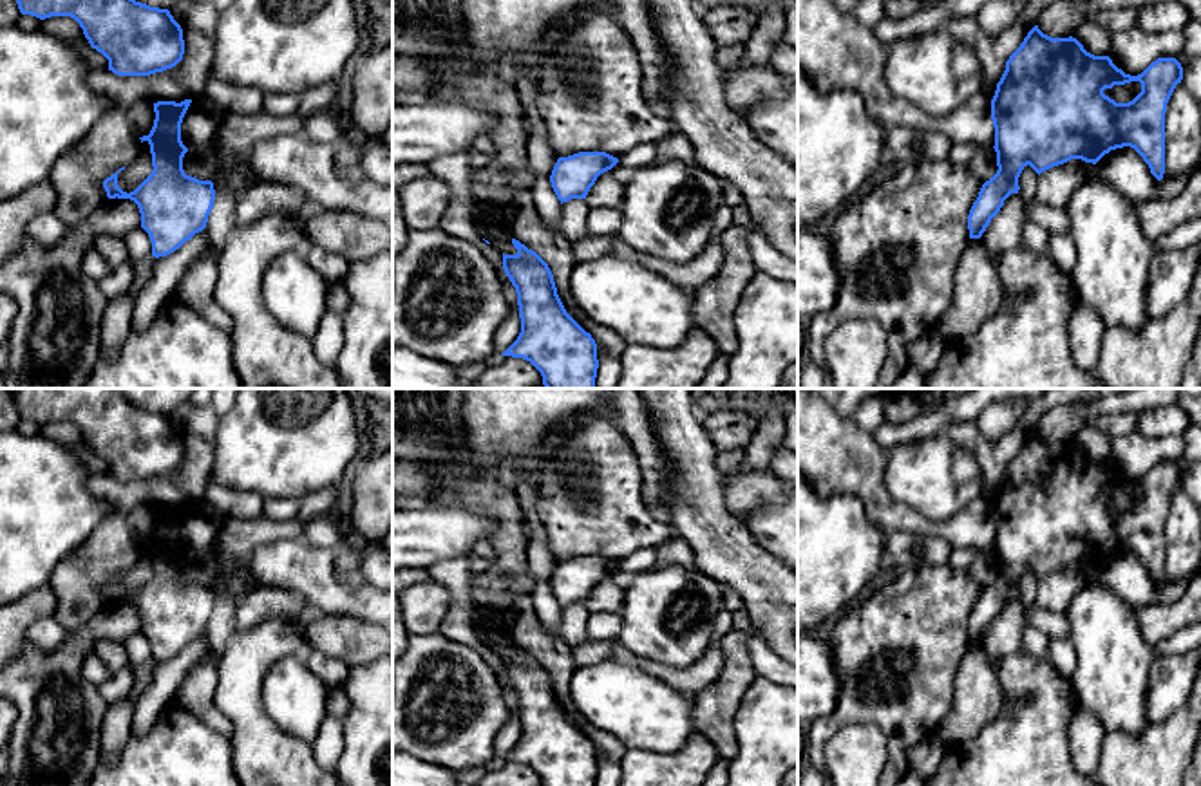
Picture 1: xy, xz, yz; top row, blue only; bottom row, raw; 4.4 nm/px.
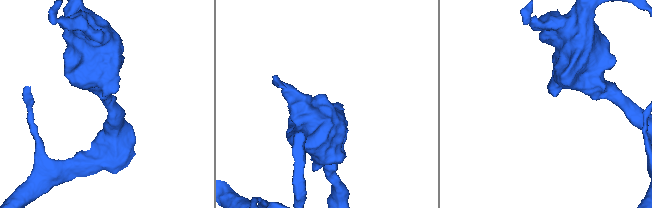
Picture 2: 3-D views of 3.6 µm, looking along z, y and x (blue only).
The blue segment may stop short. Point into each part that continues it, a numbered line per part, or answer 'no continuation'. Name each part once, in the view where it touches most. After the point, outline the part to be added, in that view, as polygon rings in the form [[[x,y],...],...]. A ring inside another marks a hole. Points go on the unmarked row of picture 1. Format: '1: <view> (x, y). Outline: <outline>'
no continuation

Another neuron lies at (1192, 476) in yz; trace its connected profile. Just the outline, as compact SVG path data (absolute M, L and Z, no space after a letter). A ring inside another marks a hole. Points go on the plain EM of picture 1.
M1201 461L1192 463L1192 466L1183 473L1181 488L1196 504L1196 510L1201 517Z

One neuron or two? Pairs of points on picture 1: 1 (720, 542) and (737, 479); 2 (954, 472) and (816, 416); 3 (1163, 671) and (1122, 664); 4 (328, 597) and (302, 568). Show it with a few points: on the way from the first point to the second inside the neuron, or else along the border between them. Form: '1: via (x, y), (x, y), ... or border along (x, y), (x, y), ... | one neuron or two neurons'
1: border along (718, 468), (724, 506), (746, 526) | two neurons
2: border along (885, 452), (883, 486), (888, 494) | two neurons
3: border along (1156, 656), (1149, 674), (1144, 711) | two neurons
4: via (322, 589), (310, 575) | one neuron

